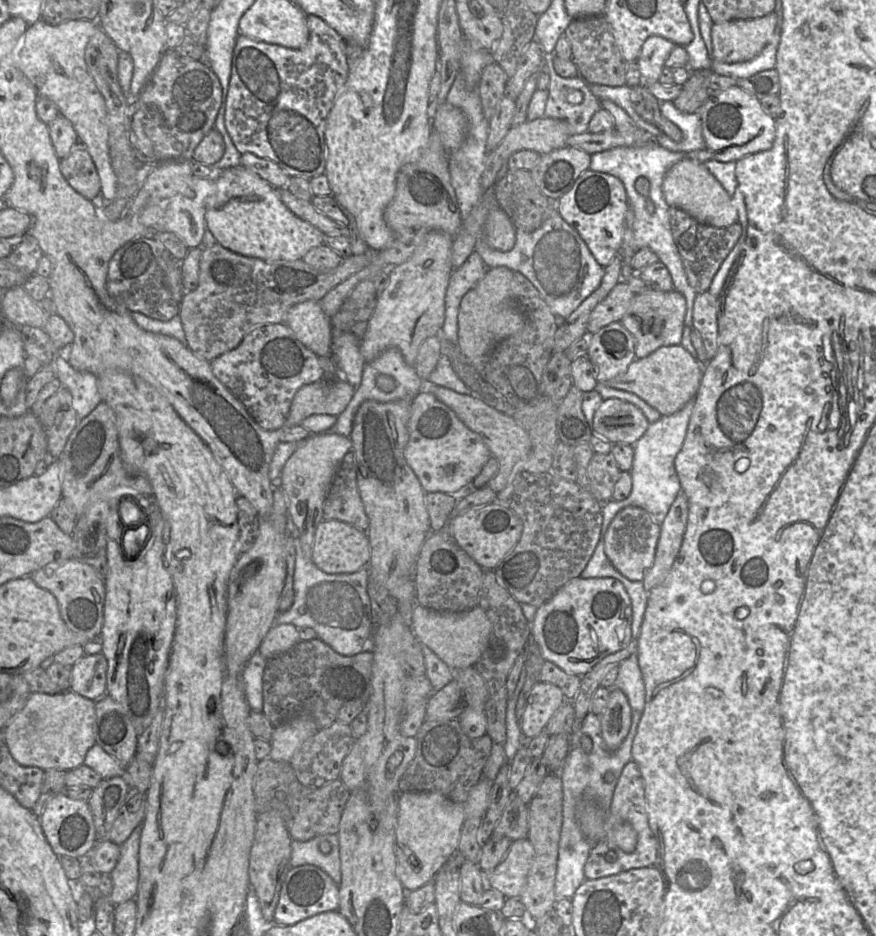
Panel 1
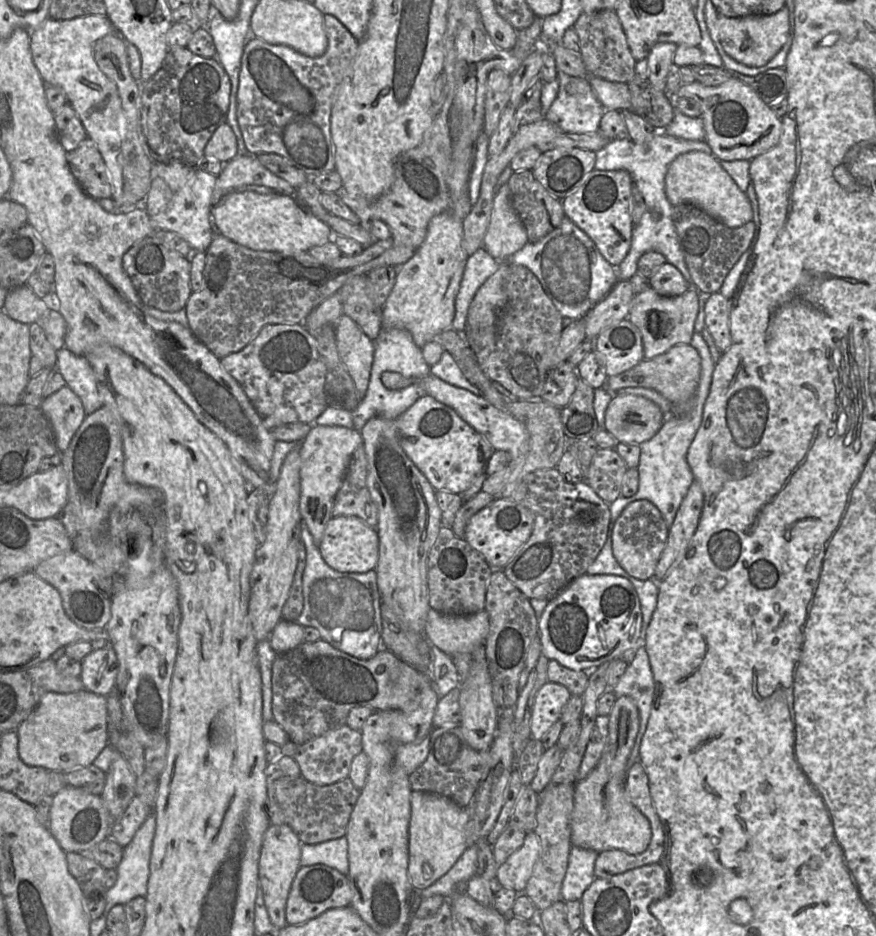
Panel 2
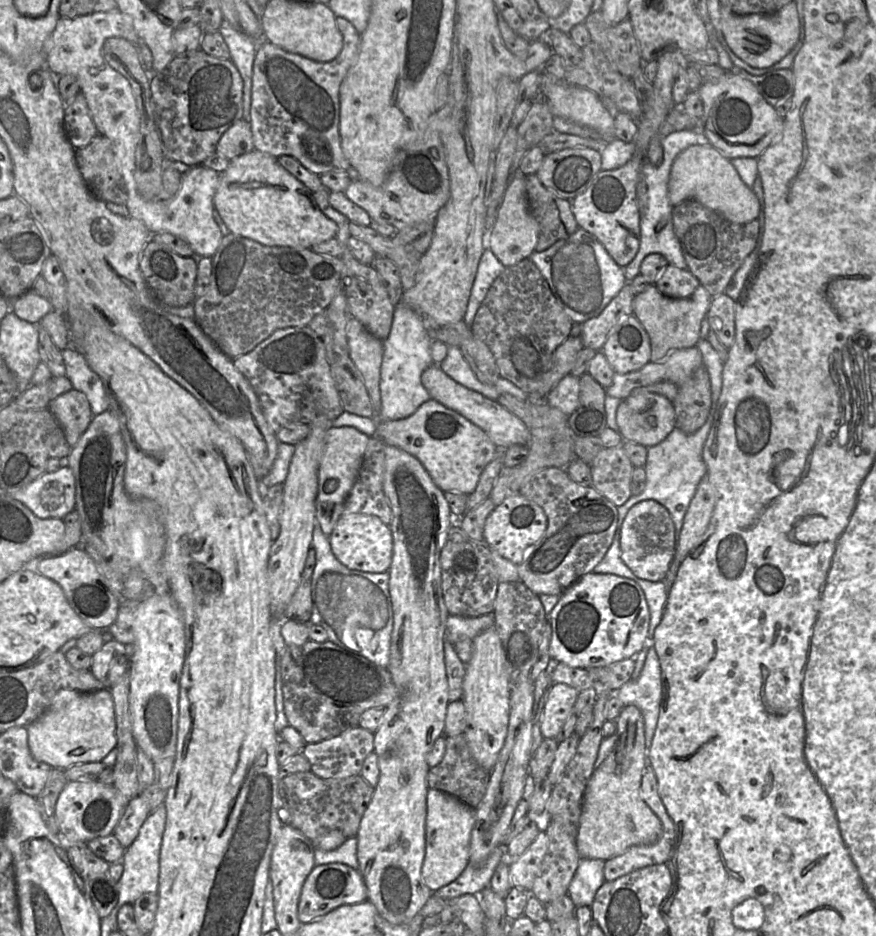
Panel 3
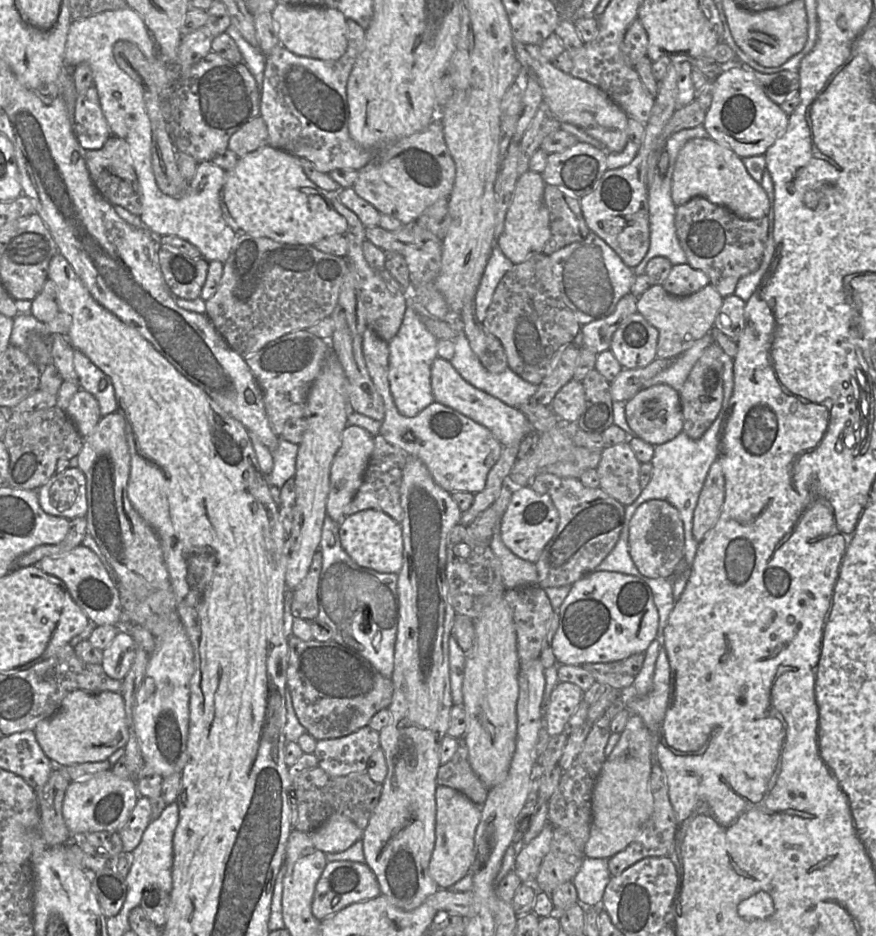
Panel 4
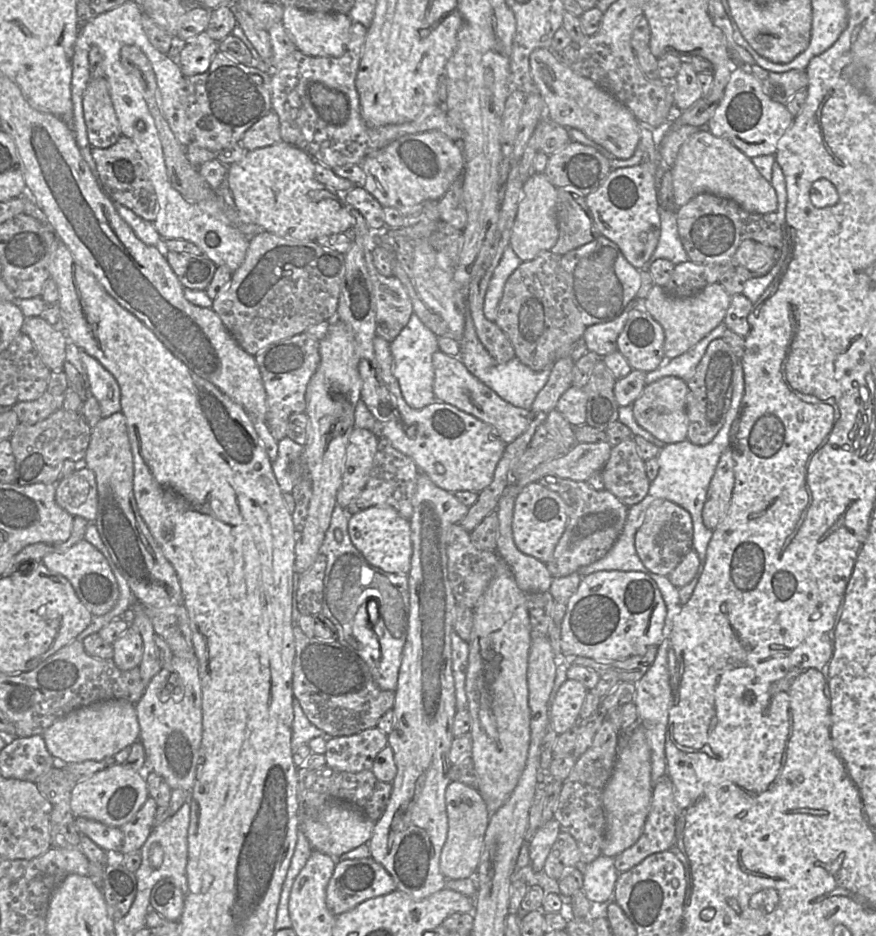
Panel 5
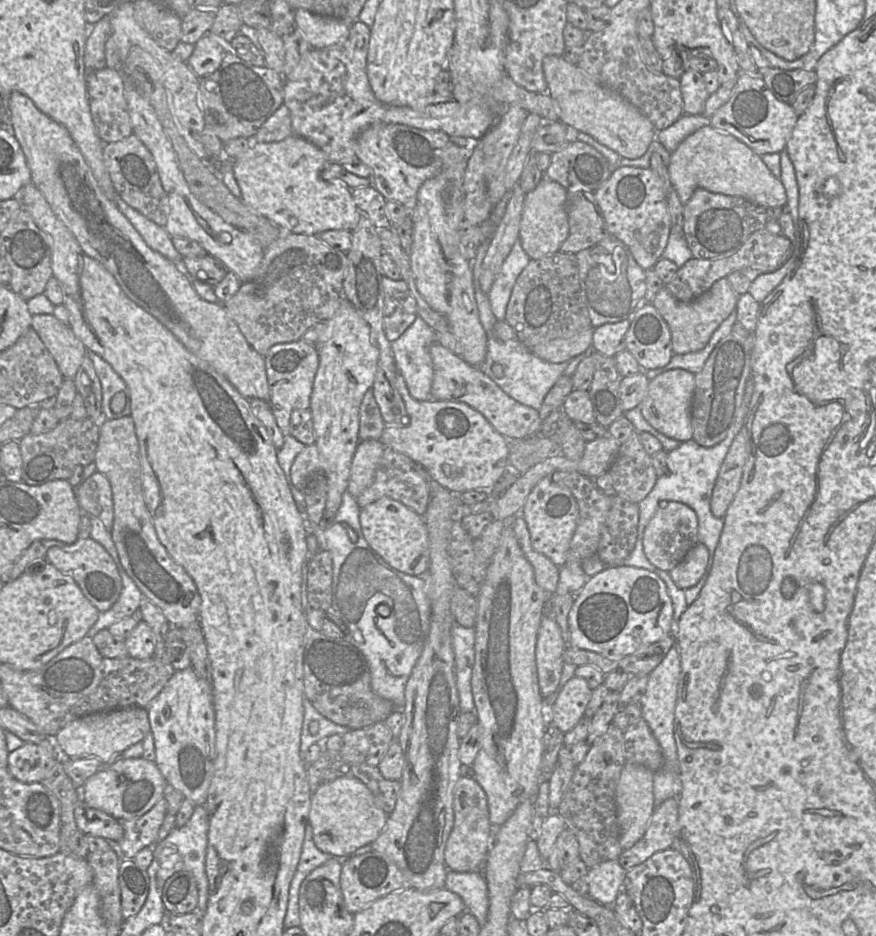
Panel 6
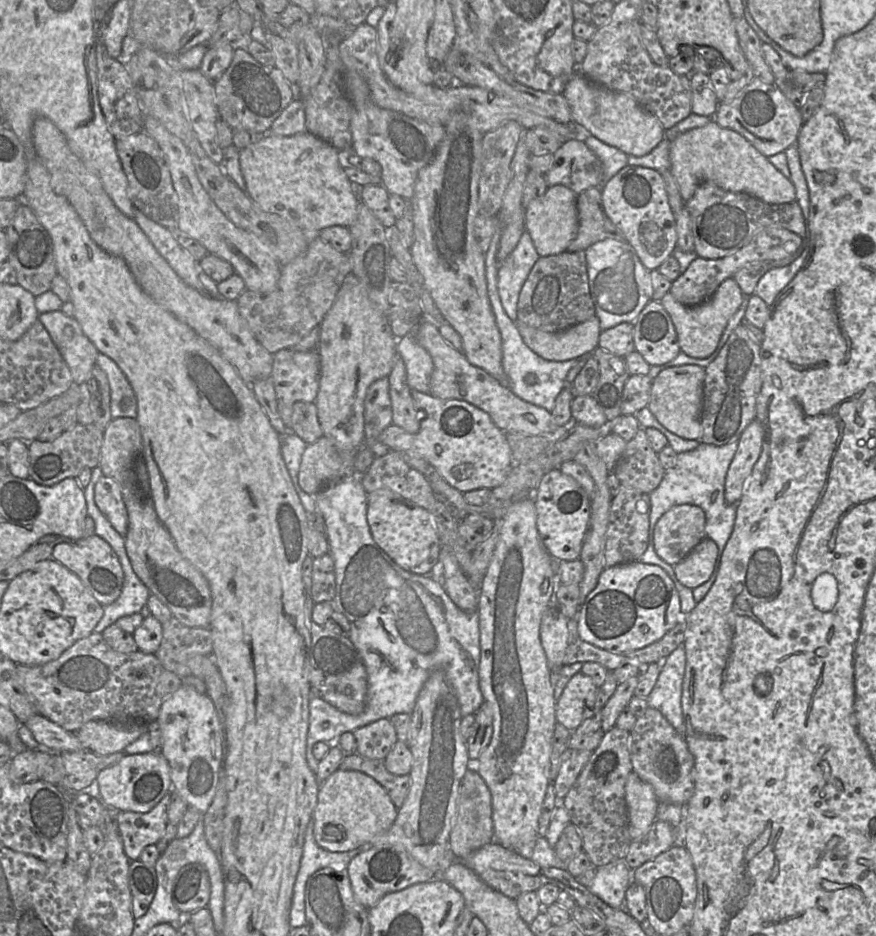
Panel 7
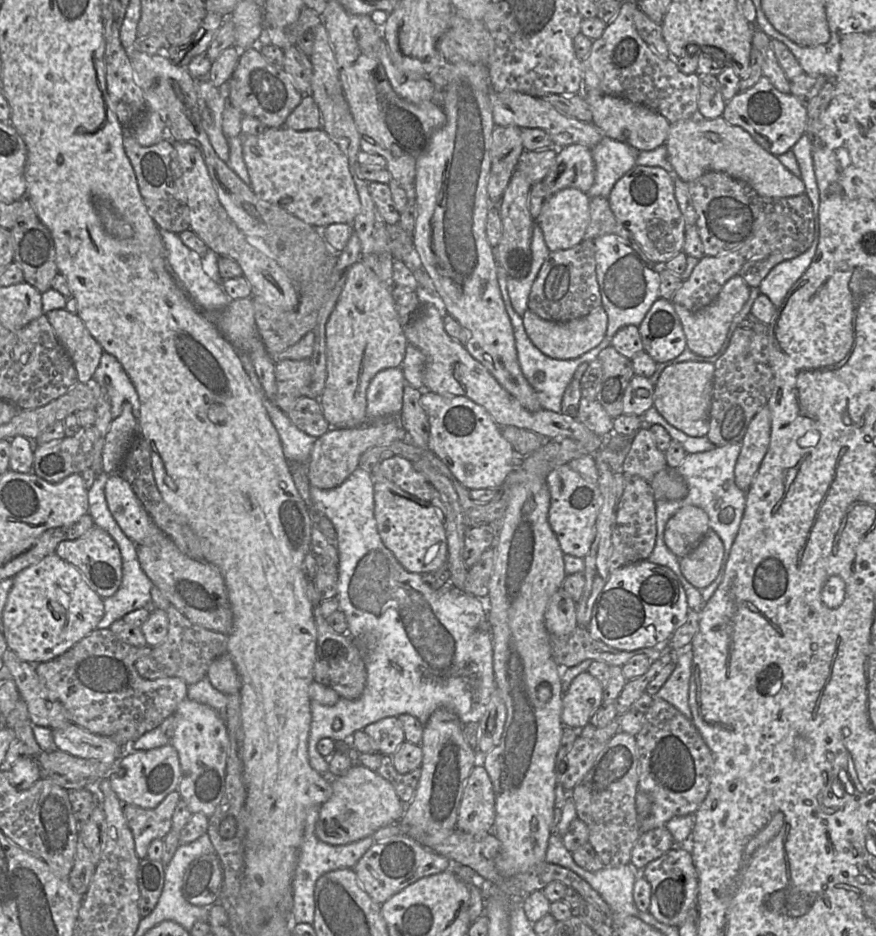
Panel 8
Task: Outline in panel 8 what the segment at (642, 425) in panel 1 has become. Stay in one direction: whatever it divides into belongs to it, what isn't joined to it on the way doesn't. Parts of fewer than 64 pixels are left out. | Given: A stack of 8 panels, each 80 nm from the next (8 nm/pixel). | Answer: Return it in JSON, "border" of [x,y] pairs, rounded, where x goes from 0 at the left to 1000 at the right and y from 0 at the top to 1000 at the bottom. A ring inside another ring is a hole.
{"border":[[[787,386],[763,391],[747,411],[745,435],[764,453],[785,466],[806,466],[809,460],[815,396],[815,389],[807,387]]]}

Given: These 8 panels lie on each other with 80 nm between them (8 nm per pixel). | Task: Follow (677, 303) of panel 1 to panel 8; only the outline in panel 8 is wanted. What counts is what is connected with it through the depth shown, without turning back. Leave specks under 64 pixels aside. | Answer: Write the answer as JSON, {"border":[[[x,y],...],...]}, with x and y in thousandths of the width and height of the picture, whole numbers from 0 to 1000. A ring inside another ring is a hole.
{"border":[[[845,295],[832,298],[823,309],[818,318],[808,327],[790,333],[780,327],[768,324],[775,338],[783,360],[784,373],[791,377],[811,381],[816,379],[824,371],[837,340],[845,333],[856,315],[856,307]]]}

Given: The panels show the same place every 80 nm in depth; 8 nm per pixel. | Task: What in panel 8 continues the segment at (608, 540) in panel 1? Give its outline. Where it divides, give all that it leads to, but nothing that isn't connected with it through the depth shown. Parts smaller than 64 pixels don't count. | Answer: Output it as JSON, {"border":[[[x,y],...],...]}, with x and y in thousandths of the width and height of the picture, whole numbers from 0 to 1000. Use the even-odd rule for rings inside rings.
{"border":[[[799,542],[776,543],[760,559],[758,579],[774,596],[780,596],[799,581],[811,567],[807,548]]]}

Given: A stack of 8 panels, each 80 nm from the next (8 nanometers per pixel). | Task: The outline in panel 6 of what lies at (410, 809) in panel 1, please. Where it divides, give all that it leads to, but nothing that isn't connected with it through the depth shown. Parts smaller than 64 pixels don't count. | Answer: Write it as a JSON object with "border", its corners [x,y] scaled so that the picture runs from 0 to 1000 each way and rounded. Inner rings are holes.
{"border":[[[530,827],[517,843],[518,880],[507,916],[511,931],[549,932],[561,903],[564,884],[559,877],[556,850],[540,828]]]}

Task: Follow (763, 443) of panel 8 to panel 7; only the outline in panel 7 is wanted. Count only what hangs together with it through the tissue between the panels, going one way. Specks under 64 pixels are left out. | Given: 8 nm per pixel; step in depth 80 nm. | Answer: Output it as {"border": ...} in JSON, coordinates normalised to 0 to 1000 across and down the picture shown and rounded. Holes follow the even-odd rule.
{"border":[[[860,448],[842,470],[842,479],[829,506],[826,530],[830,537],[841,538],[845,534],[868,488],[871,472],[871,456]]]}

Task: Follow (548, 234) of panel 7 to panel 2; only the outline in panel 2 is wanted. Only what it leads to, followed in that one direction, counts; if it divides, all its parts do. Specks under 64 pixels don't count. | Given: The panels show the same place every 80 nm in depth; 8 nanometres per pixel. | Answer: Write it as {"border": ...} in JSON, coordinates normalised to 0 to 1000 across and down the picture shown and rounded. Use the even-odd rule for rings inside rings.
{"border":[[[574,198],[563,216],[559,238],[550,265],[570,280],[579,280],[604,259],[602,248],[582,215],[580,198]]]}

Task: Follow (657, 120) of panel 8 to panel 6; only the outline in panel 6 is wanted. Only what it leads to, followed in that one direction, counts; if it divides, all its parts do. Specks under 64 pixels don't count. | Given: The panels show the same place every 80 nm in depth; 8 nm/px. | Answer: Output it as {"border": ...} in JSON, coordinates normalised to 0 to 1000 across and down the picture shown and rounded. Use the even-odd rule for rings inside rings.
{"border":[[[623,60],[620,77],[626,91],[624,100],[637,112],[639,130],[672,143],[713,170],[731,169],[740,161],[750,140],[742,128],[707,99],[682,89],[642,60]]]}

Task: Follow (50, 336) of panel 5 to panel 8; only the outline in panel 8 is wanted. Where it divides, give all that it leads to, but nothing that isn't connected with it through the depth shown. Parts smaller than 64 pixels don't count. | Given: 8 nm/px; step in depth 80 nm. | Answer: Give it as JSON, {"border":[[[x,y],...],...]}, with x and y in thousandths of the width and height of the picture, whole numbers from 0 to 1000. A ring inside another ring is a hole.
{"border":[[[63,330],[51,335],[63,357],[81,382],[90,409],[107,407],[107,399],[119,377],[87,334]]]}

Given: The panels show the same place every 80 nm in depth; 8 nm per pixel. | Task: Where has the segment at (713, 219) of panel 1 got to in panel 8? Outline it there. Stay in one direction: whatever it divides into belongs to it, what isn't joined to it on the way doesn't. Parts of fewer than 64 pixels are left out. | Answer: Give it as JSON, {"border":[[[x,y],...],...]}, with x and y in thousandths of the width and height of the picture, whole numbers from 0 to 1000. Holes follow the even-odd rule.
{"border":[[[793,124],[765,132],[759,156],[763,172],[781,196],[816,183],[849,193],[871,210],[900,212],[919,206],[914,190],[901,184],[888,168],[870,158],[855,142],[832,132],[824,124],[815,127]]]}

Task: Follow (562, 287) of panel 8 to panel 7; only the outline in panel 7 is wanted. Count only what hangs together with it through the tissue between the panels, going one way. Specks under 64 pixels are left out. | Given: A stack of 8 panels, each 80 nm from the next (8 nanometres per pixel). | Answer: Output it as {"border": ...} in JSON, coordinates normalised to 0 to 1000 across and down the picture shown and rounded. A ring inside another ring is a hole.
{"border":[[[645,268],[636,272],[616,275],[594,311],[588,344],[635,356],[668,344],[677,338],[679,327],[671,302],[668,268]]]}

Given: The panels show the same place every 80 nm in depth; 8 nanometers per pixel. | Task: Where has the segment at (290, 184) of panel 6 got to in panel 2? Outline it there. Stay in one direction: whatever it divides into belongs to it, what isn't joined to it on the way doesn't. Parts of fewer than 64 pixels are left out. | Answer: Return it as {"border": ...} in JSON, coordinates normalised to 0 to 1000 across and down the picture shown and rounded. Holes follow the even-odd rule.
{"border":[[[280,165],[256,175],[240,214],[240,230],[245,252],[250,248],[259,255],[288,267],[320,270],[350,269],[354,265],[379,255],[381,249],[378,244],[342,216],[338,201],[303,179],[293,167]]]}

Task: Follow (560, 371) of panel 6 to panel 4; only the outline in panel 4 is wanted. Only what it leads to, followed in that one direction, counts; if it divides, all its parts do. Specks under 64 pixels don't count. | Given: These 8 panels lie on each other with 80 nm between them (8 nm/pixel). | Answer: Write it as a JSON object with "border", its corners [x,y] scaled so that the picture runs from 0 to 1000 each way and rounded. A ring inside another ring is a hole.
{"border":[[[521,356],[518,366],[519,376],[514,387],[533,408],[583,435],[592,435],[596,432],[606,429],[606,424],[613,418],[614,411],[598,406],[582,393],[576,394],[572,399],[558,397],[538,373],[531,356]]]}

